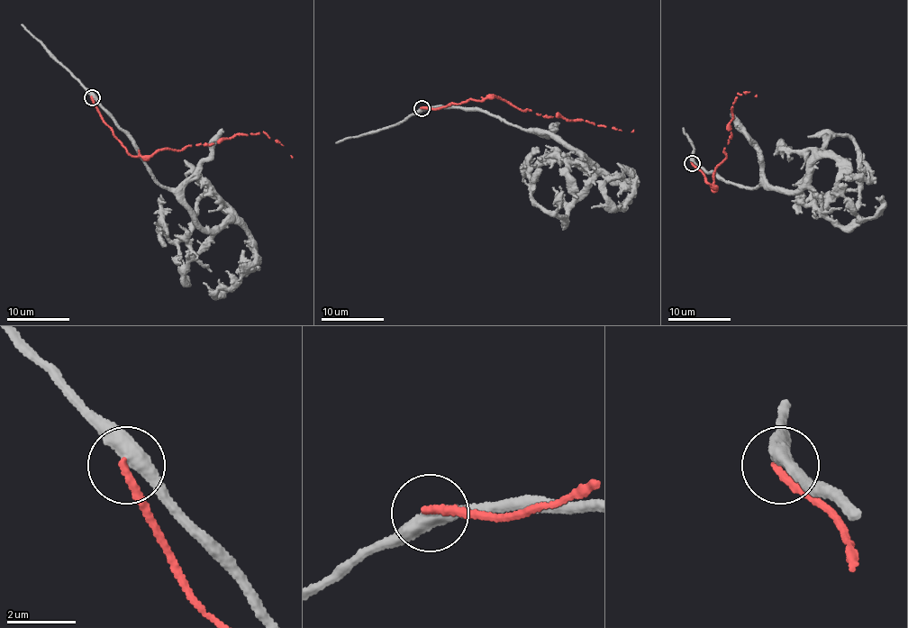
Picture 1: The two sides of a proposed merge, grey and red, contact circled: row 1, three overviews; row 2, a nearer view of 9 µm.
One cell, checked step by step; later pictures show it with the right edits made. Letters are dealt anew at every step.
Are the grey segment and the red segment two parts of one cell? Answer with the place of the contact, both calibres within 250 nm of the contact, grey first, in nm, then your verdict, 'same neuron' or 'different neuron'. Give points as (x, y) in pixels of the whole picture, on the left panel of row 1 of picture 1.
at (92, 97); 460 nm thick on the grey side, 240 nm on the other; different neuron

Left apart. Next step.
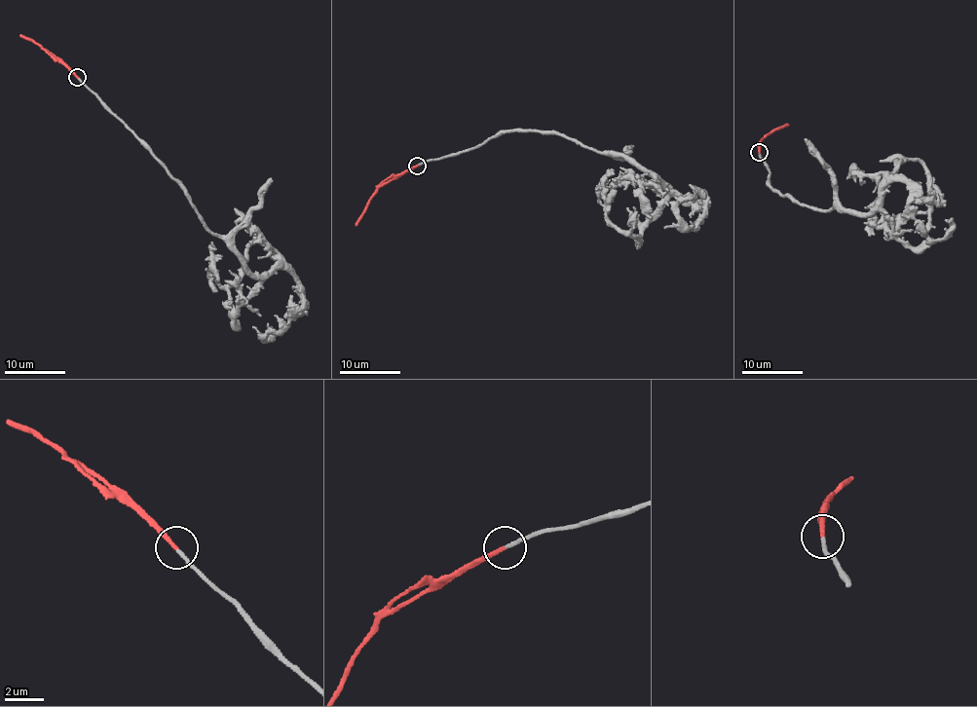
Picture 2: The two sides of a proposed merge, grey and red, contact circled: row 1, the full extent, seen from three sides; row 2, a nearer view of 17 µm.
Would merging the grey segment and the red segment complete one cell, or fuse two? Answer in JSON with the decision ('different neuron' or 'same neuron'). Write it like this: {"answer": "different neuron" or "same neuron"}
{"answer": "same neuron"}

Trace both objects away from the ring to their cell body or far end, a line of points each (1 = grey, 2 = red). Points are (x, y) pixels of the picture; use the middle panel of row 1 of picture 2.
1: (417, 166), (503, 132), (549, 130), (653, 173), (667, 192), (640, 242), (606, 214), (605, 179), (613, 168)
2: (417, 166), (384, 183), (356, 225)

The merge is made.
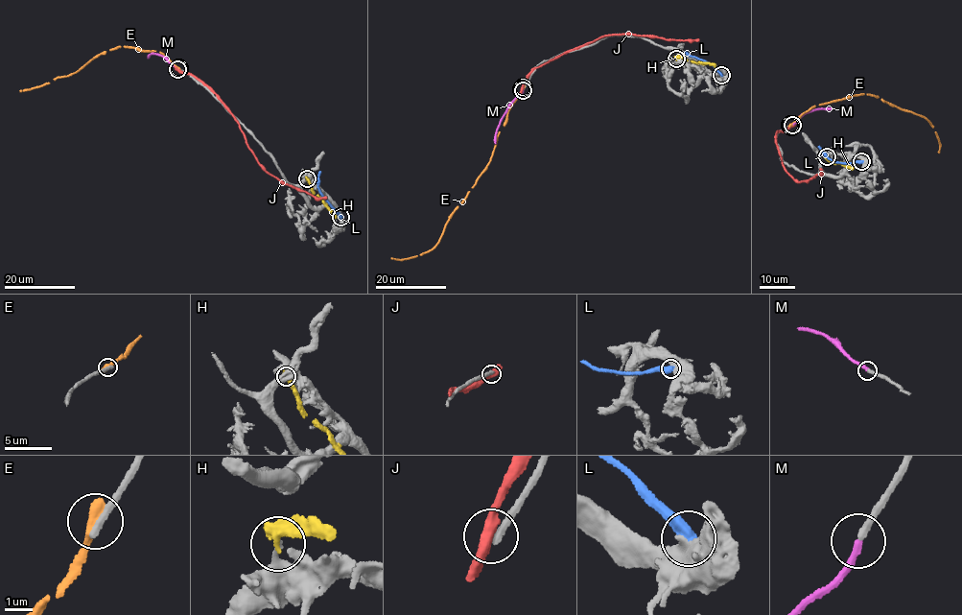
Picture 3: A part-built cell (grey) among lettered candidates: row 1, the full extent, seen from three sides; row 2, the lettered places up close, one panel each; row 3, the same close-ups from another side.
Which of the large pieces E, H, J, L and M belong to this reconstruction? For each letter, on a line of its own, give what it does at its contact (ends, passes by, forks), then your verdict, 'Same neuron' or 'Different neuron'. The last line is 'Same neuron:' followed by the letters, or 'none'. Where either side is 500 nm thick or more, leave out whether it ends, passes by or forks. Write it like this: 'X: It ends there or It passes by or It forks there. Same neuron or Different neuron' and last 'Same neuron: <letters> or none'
E: Different neuron
H: Different neuron
J: It passes by. Different neuron
L: Different neuron
M: It ends there. Same neuron
Same neuron: M

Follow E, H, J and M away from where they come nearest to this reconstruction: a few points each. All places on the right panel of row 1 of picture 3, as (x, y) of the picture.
E: (790, 125), (815, 106), (867, 94), (926, 117), (935, 132), (939, 153)
H: (827, 156), (827, 159), (853, 168)
J: (792, 126), (777, 131), (775, 136), (786, 173), (801, 181), (819, 174), (820, 168)
M: (793, 124), (809, 111), (832, 109)

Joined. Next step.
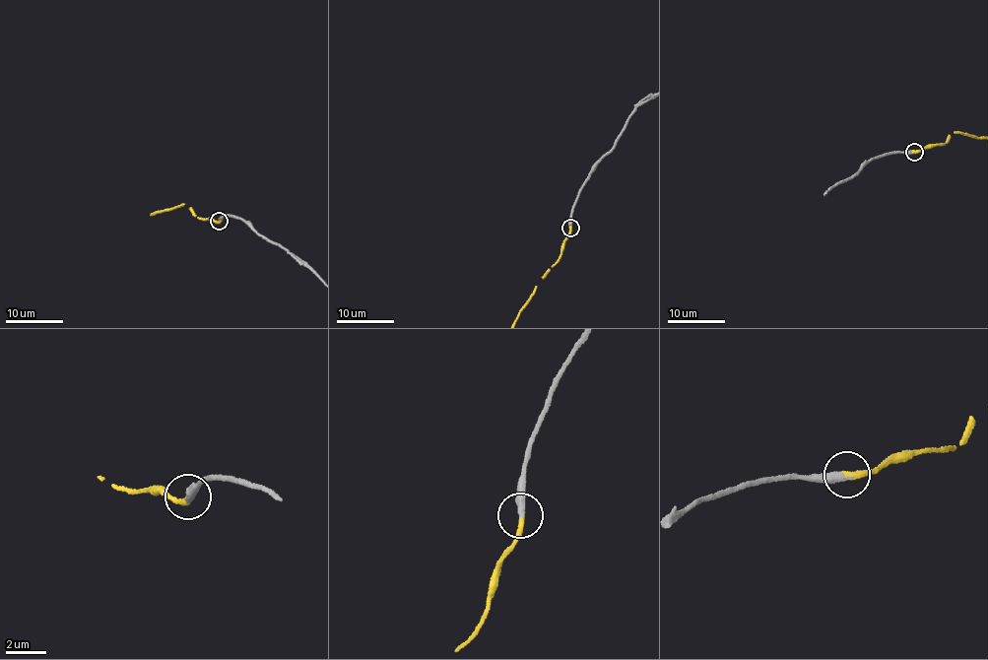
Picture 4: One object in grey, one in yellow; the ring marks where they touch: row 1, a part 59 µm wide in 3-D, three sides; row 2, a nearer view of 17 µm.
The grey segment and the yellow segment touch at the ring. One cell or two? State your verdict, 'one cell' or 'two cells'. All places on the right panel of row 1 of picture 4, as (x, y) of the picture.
one cell

